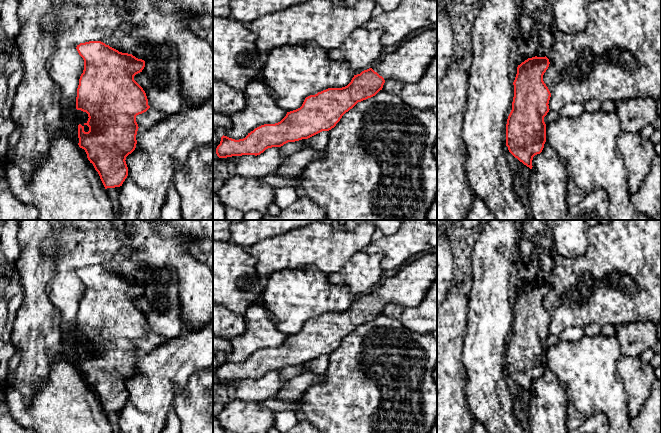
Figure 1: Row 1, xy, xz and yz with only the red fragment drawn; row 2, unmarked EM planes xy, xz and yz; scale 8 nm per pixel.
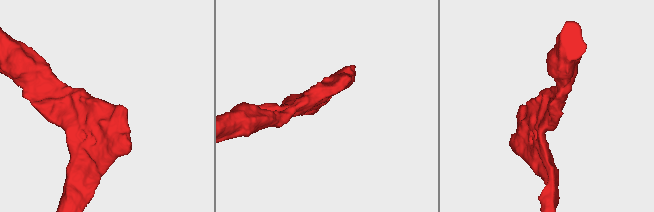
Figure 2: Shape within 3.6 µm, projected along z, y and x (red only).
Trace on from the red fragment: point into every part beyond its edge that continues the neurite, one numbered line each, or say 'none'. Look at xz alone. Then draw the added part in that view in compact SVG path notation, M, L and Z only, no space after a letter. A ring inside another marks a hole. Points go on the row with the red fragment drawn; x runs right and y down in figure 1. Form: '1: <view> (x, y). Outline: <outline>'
1: xz (408, 64). Outline: M428 29L377 61L372 69L385 81L399 80L413 84L422 78L436 56L437 30Z

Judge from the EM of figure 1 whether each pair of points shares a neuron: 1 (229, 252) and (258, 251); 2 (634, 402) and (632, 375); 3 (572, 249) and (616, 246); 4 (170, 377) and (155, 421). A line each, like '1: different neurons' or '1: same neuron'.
1: different neurons
2: same neuron
3: different neurons
4: same neuron

